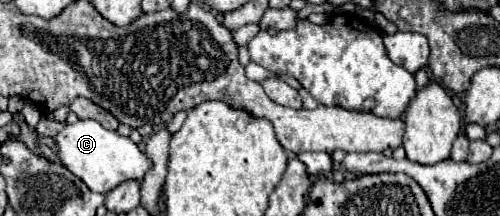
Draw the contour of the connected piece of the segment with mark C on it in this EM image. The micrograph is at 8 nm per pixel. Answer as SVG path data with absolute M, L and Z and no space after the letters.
M92 119L66 123L66 127L54 139L58 145L58 159L62 161L62 165L70 169L78 179L82 179L90 191L96 193L108 193L118 183L128 179L142 179L144 173L150 169L150 161L138 149L138 145L130 141L130 137L104 129L98 121Z

